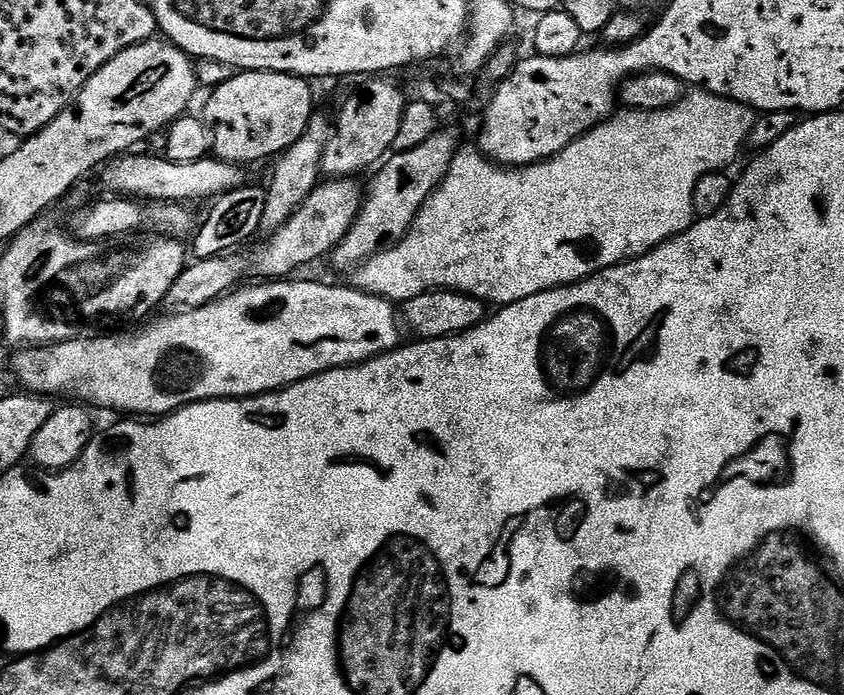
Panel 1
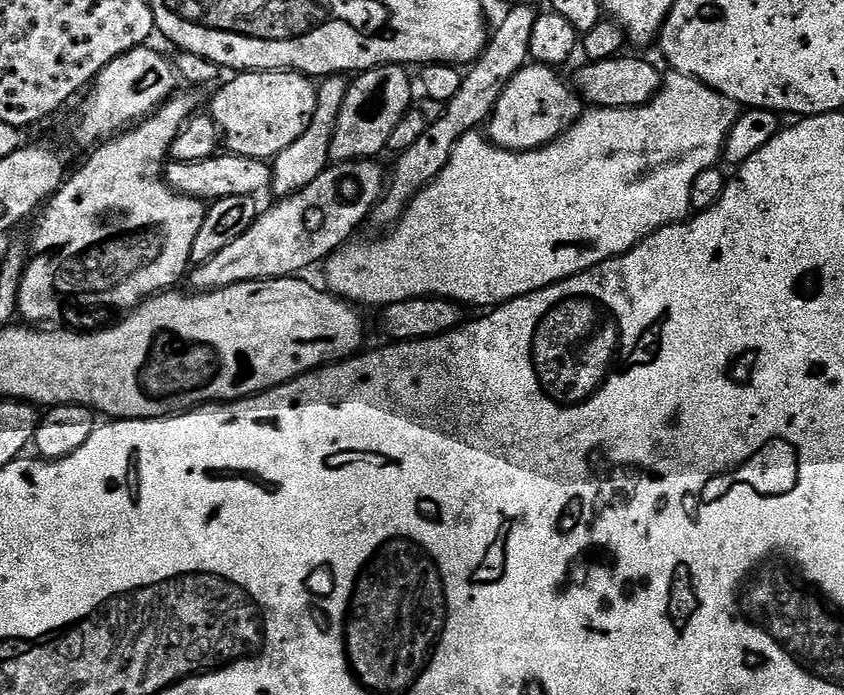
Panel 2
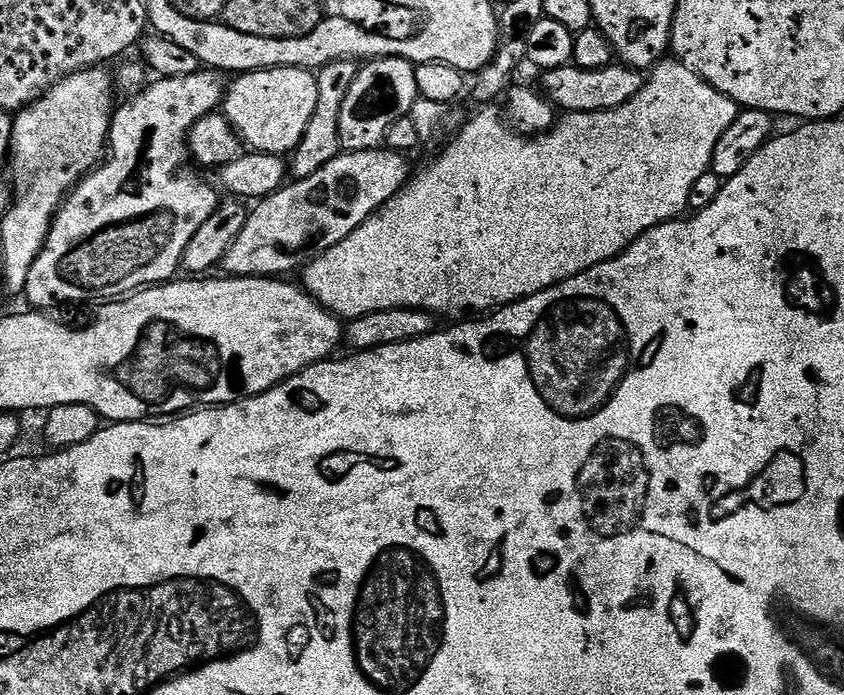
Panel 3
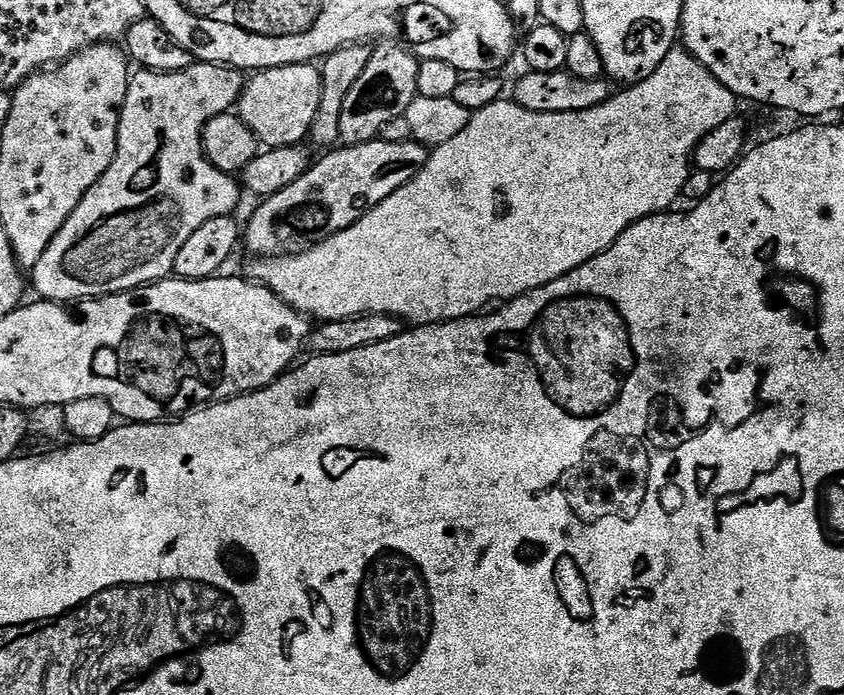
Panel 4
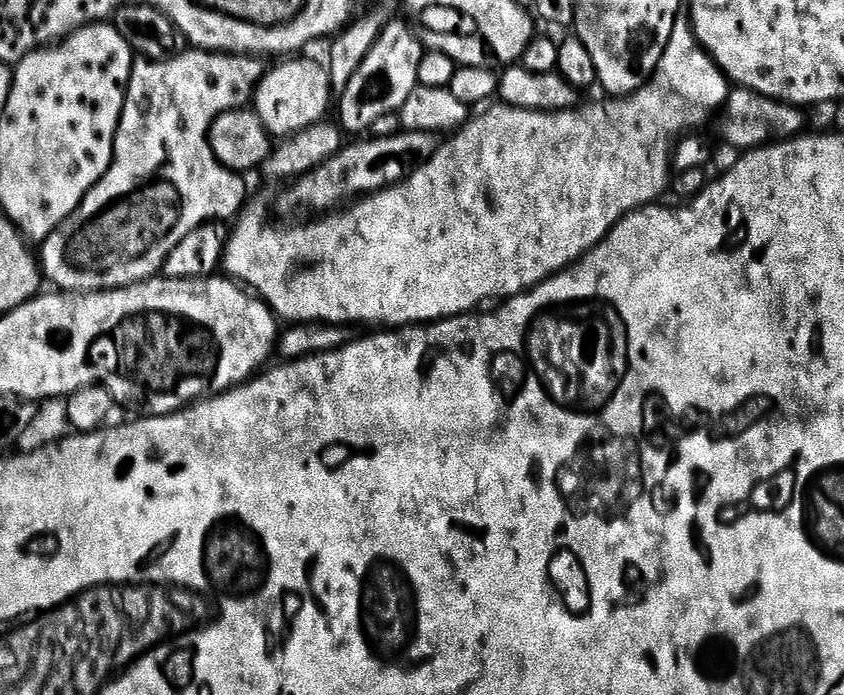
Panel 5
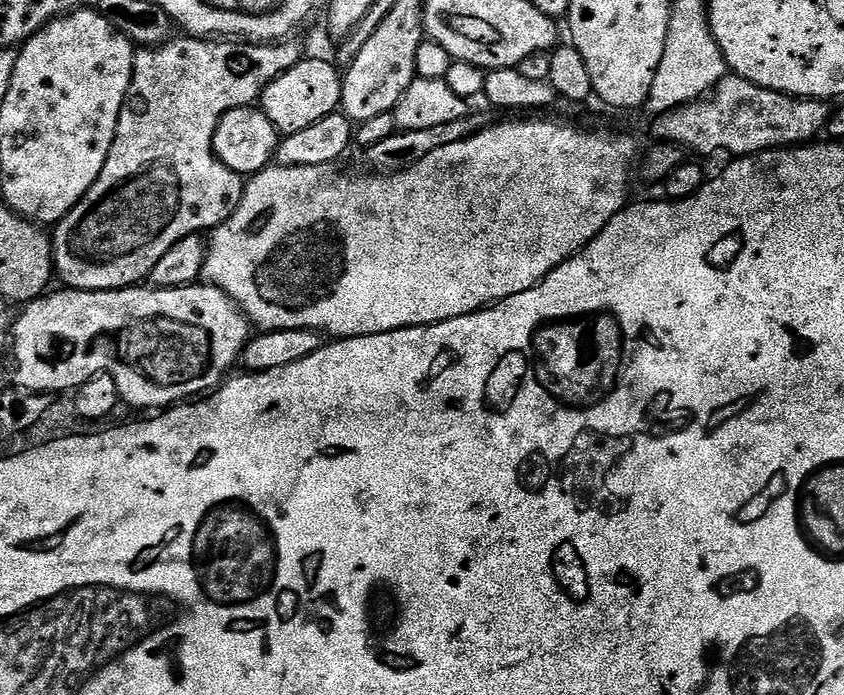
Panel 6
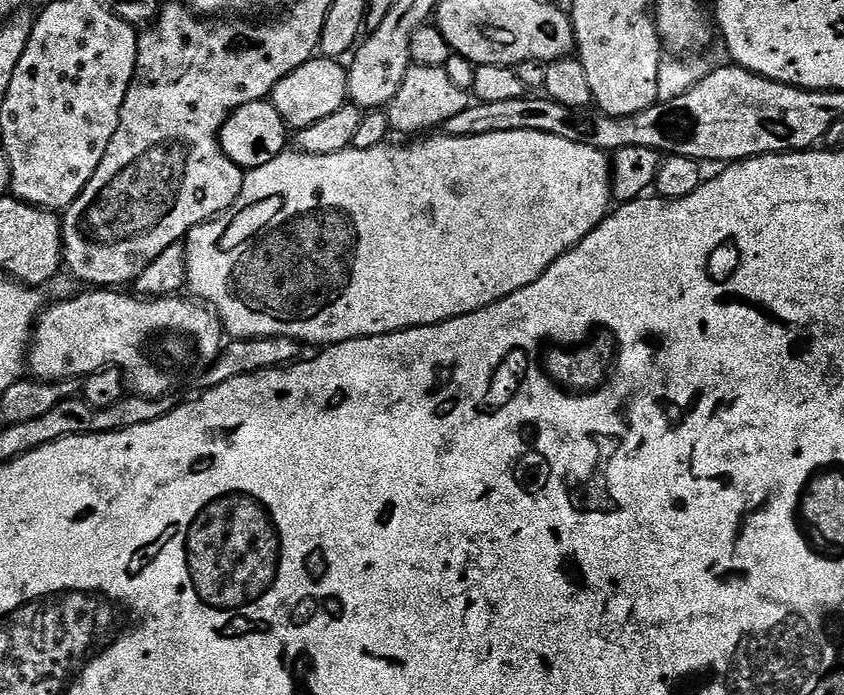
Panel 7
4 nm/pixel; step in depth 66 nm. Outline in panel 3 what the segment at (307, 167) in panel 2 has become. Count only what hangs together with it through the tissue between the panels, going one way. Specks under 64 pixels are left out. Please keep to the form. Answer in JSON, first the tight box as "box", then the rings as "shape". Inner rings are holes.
{"box":[290,60,360,179],"shape":[[[335,60],[316,72],[318,103],[314,106],[310,126],[306,126],[306,134],[302,134],[302,142],[290,156],[290,172],[295,179],[310,178],[310,174],[316,174],[322,166],[326,166],[326,162],[340,155],[338,126],[342,118],[342,102],[346,102],[346,94],[350,94],[350,86],[354,86],[354,78],[358,78],[360,69],[357,61]]]}

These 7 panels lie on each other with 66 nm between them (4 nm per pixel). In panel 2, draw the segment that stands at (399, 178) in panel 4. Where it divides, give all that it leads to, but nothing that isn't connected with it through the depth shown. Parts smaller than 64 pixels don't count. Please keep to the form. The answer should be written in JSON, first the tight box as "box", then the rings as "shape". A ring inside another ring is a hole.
{"box":[190,159,386,292],"shape":[[[375,159],[371,160],[345,160],[343,162],[336,162],[329,166],[322,174],[318,174],[318,178],[314,178],[314,182],[310,182],[310,186],[306,186],[302,190],[298,190],[292,196],[285,196],[275,201],[276,205],[273,208],[268,208],[259,213],[256,221],[250,226],[250,230],[246,230],[246,234],[241,234],[239,238],[234,238],[234,242],[230,242],[230,246],[225,246],[222,250],[218,250],[218,254],[214,254],[214,258],[210,258],[205,264],[197,264],[191,269],[190,280],[192,276],[193,289],[196,292],[216,292],[220,288],[229,288],[235,284],[242,282],[250,282],[251,280],[278,280],[281,276],[296,276],[297,274],[304,274],[307,268],[312,268],[316,263],[327,261],[328,257],[334,252],[339,252],[341,248],[345,247],[353,239],[352,236],[356,232],[356,227],[359,226],[363,220],[367,221],[371,217],[372,209],[380,202],[381,196],[384,195],[386,187],[386,172],[376,165]]]}

